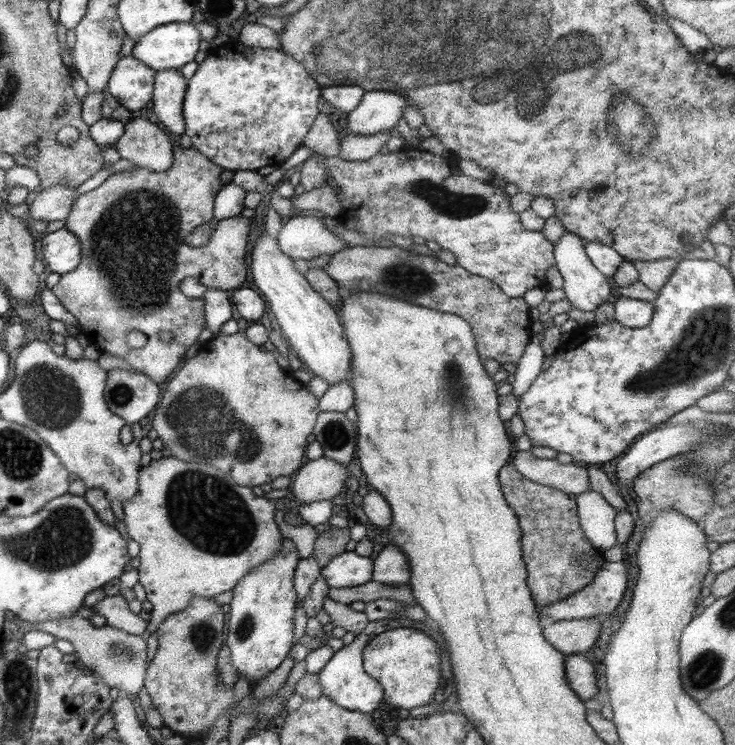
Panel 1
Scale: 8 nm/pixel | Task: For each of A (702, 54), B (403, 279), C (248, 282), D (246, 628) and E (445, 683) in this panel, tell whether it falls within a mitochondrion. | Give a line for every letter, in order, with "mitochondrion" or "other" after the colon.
A: other
B: mitochondrion
C: other
D: mitochondrion
E: other

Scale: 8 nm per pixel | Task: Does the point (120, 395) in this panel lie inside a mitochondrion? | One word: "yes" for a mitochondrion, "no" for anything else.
yes

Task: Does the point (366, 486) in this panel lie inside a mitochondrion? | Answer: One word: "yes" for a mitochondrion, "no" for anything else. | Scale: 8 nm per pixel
no

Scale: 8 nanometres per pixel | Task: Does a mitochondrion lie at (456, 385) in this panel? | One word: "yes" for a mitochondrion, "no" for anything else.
yes

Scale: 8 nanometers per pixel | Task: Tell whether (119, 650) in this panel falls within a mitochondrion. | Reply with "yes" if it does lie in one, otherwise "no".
yes

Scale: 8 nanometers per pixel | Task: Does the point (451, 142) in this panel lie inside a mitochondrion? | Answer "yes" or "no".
no

